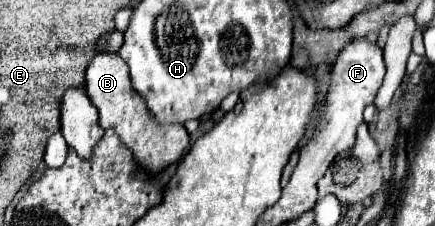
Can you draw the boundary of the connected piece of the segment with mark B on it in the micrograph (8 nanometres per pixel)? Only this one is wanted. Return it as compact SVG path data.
M97 54L87 68L87 96L99 110L99 124L103 130L113 128L121 142L131 150L133 160L147 172L161 172L173 162L179 162L189 148L189 134L183 124L159 126L151 118L143 98L135 92L129 80L129 66L119 58L119 54Z

